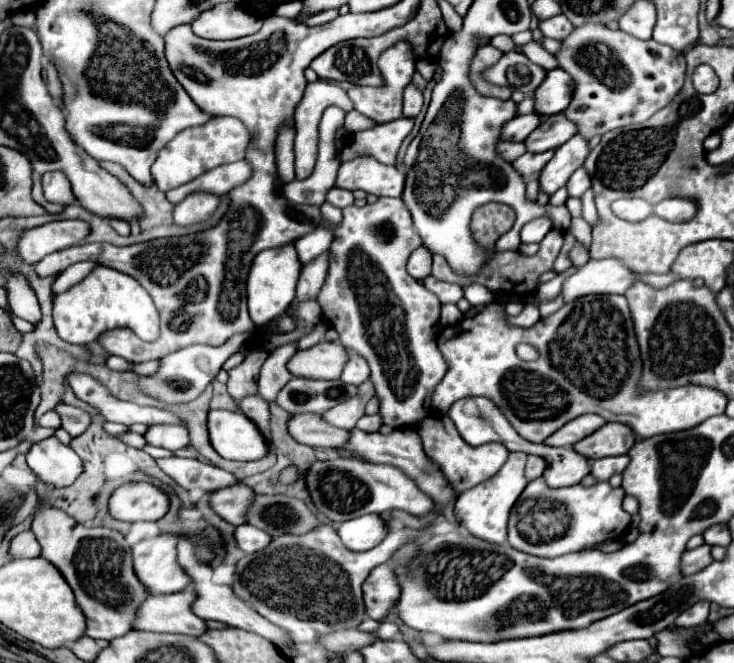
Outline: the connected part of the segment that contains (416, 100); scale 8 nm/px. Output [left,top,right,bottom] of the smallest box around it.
[403,84,423,118]

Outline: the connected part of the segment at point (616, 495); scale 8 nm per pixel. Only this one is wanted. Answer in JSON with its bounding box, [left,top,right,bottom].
[509,476,631,558]

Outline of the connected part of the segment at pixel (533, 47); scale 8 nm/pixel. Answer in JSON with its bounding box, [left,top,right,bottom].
[517,29,557,70]

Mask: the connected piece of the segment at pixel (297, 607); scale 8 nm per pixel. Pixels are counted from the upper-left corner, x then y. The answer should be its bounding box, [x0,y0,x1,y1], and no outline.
[233,524,407,644]

